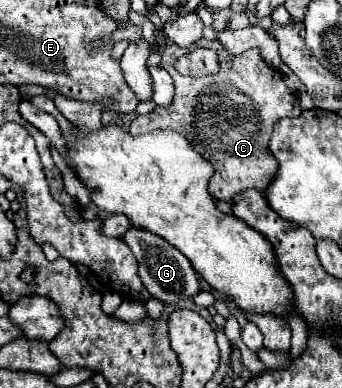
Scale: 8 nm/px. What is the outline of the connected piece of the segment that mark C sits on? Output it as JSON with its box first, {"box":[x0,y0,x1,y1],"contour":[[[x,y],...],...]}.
{"box":[130,29,302,201],"contour":[[[158,29],[154,31],[158,41],[158,53],[162,55],[160,67],[166,69],[174,79],[174,99],[170,105],[156,105],[154,111],[136,117],[130,123],[132,135],[144,135],[158,129],[174,129],[180,131],[188,143],[200,153],[200,157],[208,159],[214,167],[214,175],[208,181],[208,193],[222,201],[232,201],[232,195],[256,187],[264,191],[268,179],[276,173],[276,159],[268,149],[268,139],[272,135],[272,127],[276,119],[282,117],[298,117],[302,113],[298,97],[286,87],[280,71],[270,67],[258,49],[248,49],[242,55],[230,55],[224,45],[216,39],[200,39],[194,43],[196,47],[210,47],[220,55],[220,71],[204,77],[180,75],[174,69],[178,57],[188,53],[188,47],[178,47],[168,37],[164,37]]]}

